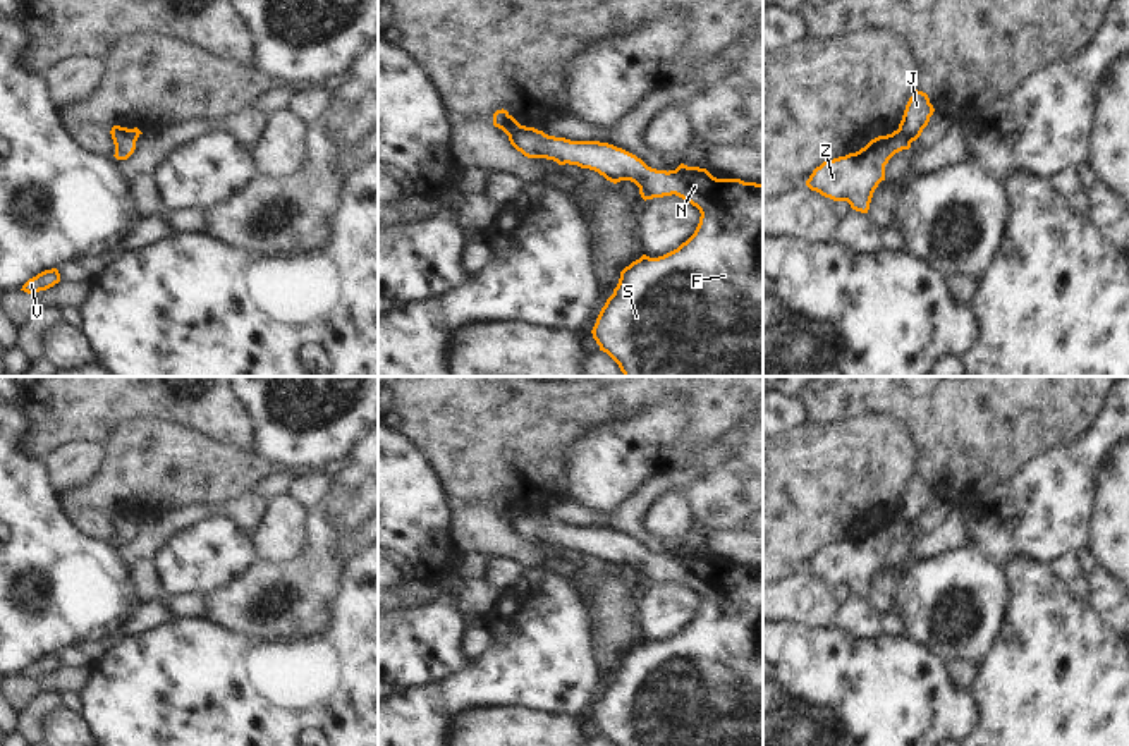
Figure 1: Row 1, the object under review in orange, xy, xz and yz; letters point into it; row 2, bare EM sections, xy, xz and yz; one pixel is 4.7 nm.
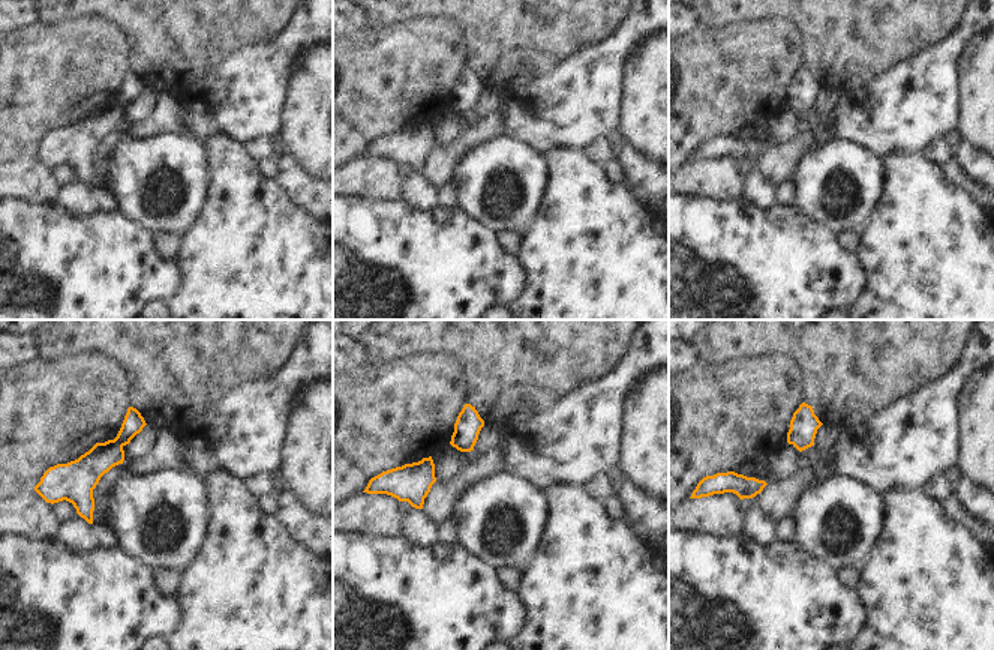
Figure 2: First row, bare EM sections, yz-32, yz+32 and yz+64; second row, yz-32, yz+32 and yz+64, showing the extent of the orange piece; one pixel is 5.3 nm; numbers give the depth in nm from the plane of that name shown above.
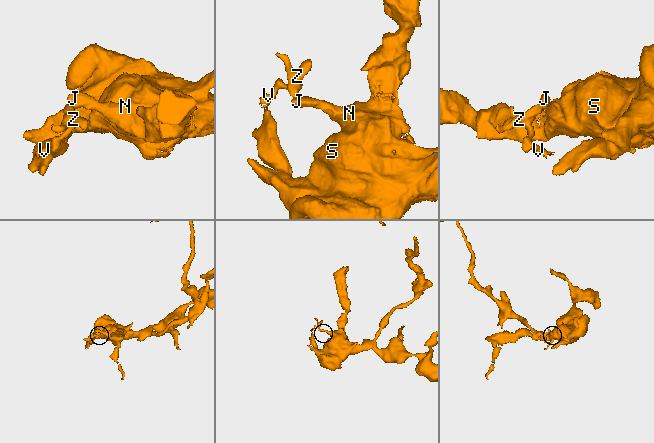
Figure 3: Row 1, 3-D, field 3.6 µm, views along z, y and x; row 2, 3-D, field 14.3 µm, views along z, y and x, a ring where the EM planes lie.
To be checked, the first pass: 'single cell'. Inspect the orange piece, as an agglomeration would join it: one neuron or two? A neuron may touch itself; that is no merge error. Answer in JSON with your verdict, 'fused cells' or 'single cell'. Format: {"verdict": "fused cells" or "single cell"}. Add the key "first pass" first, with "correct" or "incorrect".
{"first pass": "incorrect", "verdict": "fused cells"}

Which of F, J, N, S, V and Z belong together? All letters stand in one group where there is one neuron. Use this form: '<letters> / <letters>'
F J N S / V Z

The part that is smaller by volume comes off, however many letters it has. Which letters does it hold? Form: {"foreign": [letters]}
{"foreign": ["V", "Z"]}

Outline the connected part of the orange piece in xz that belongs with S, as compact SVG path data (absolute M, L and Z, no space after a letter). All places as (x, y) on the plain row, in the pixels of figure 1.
M519 511L510 529L528 543L546 543L558 550L577 550L617 569L631 566L641 583L679 581L701 598L694 619L677 634L650 643L643 639L620 657L613 679L601 693L591 715L600 736L613 746L763 746L763 569L717 564L706 553L680 548L675 555L656 555L636 540L600 526L571 526Z

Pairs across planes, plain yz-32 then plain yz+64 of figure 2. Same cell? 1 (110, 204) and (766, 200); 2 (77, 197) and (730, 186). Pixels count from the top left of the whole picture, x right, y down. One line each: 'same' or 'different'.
1: different
2: different

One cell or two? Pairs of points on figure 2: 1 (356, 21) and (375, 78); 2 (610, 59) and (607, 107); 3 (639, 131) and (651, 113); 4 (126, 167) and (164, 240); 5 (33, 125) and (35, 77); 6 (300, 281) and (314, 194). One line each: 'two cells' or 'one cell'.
1: two cells
2: one cell
3: one cell
4: two cells
5: one cell
6: two cells

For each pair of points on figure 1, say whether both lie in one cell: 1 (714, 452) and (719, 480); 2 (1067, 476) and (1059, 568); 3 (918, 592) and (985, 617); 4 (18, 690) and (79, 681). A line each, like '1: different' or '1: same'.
1: different
2: different
3: same
4: same

